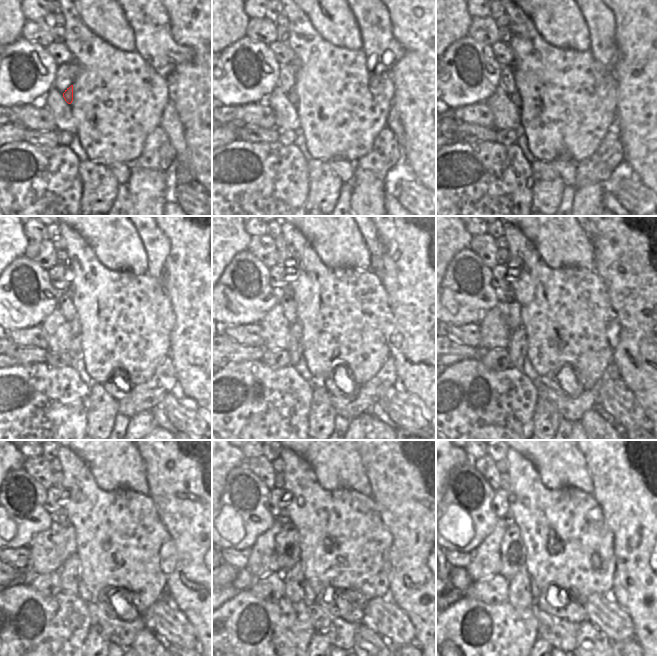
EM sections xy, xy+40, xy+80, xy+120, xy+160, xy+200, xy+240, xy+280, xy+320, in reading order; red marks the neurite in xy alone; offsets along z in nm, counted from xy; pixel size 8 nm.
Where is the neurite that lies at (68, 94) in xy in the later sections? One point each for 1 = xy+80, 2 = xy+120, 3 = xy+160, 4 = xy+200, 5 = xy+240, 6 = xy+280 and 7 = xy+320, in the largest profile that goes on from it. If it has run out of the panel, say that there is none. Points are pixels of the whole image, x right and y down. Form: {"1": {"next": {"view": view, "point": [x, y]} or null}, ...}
{"1": {"next": {"view": "xy+80", "point": [515, 97]}}, "2": {"next": {"view": "xy+120", "point": [75, 328]}}, "3": {"next": {"view": "xy+160", "point": [295, 349]}}, "4": {"next": {"view": "xy+200", "point": [517, 349]}}, "5": {"next": {"view": "xy+240", "point": [70, 572]}}, "6": {"next": {"view": "xy+280", "point": [294, 579]}}, "7": {"next": {"view": "xy+320", "point": [520, 596]}}}

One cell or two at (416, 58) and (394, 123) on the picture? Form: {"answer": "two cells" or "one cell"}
{"answer": "two cells"}

